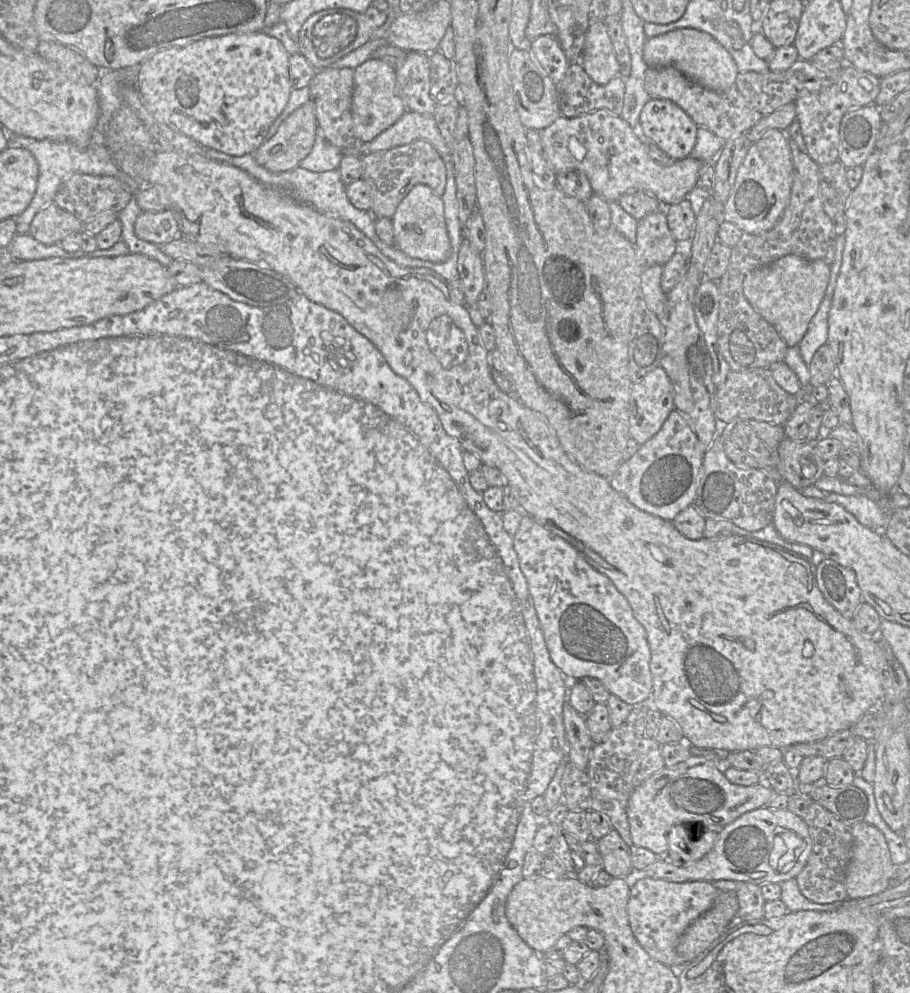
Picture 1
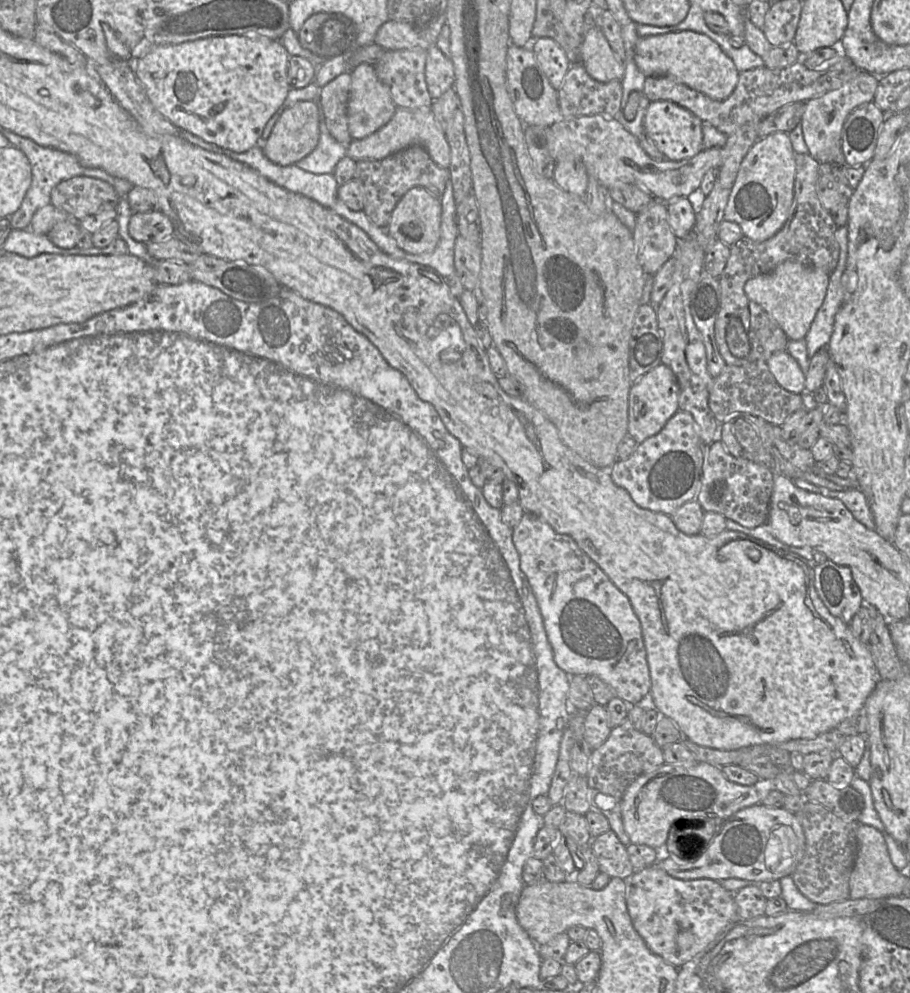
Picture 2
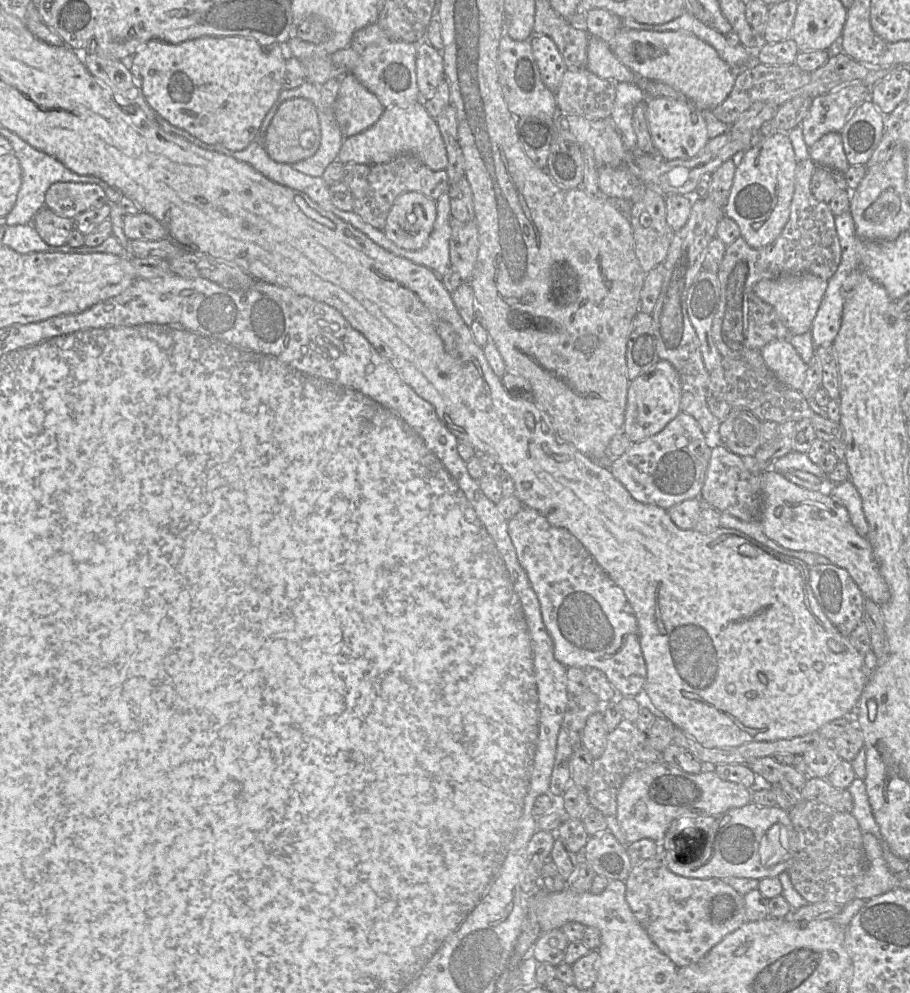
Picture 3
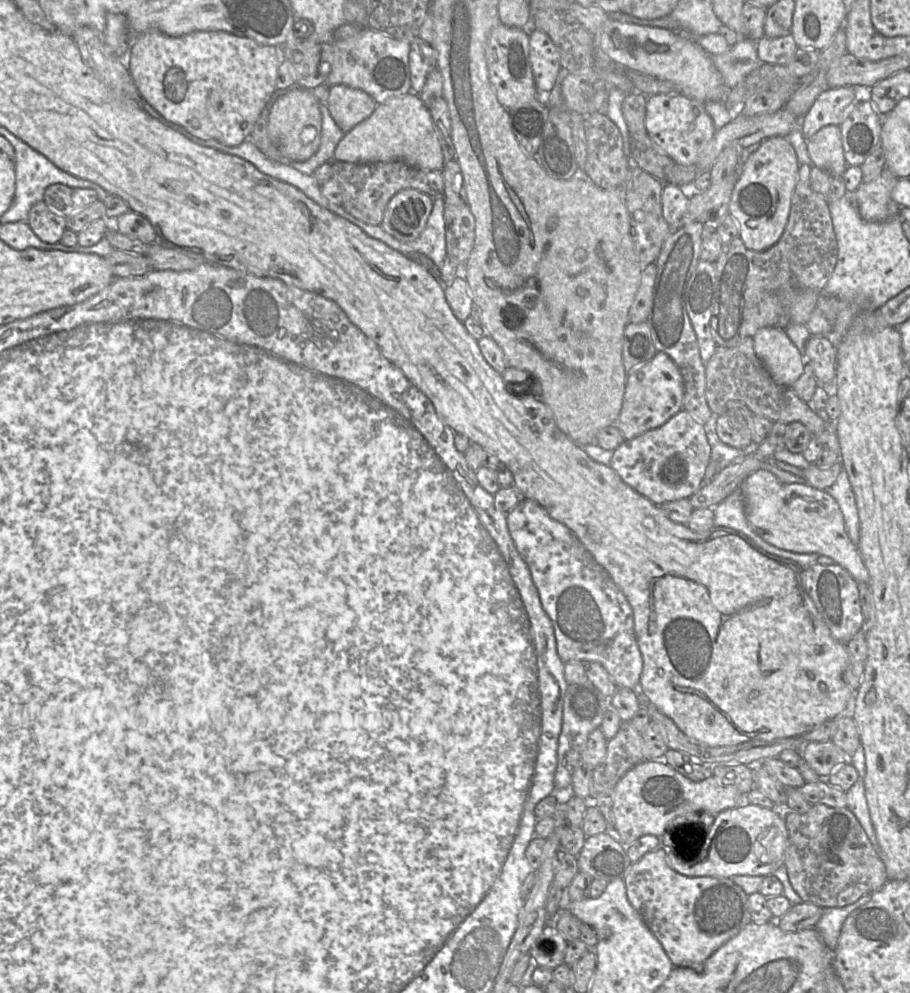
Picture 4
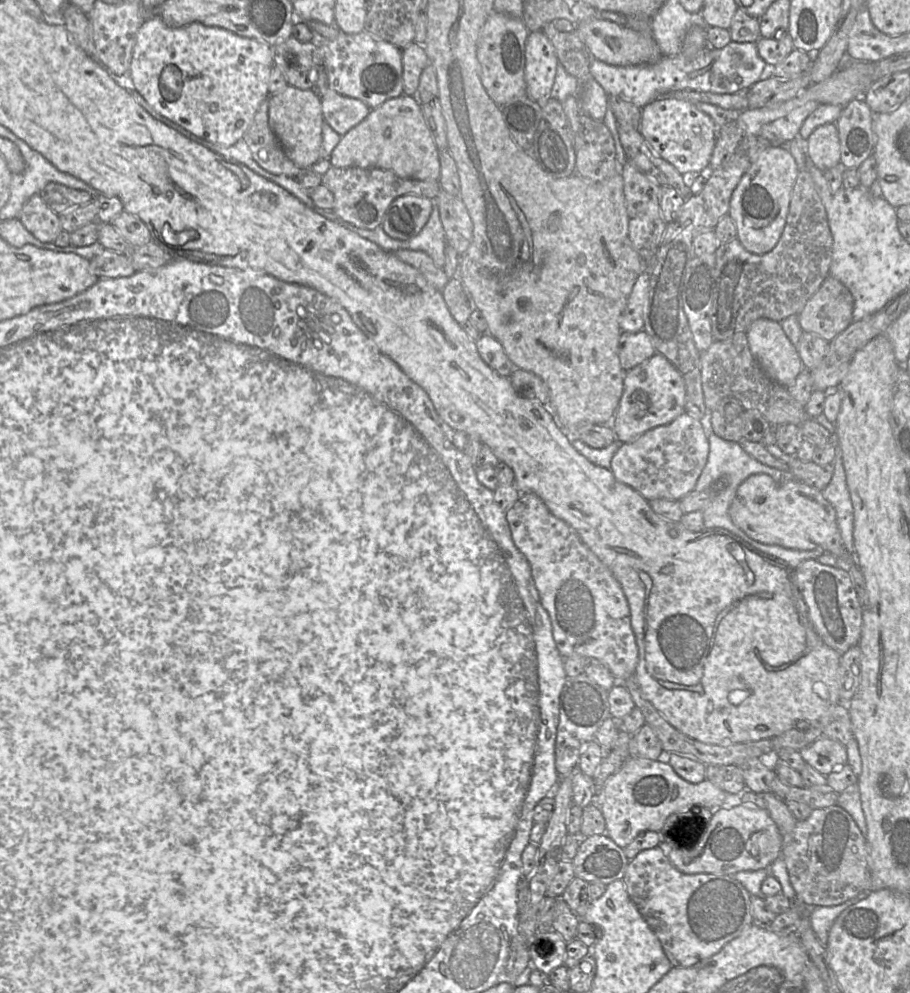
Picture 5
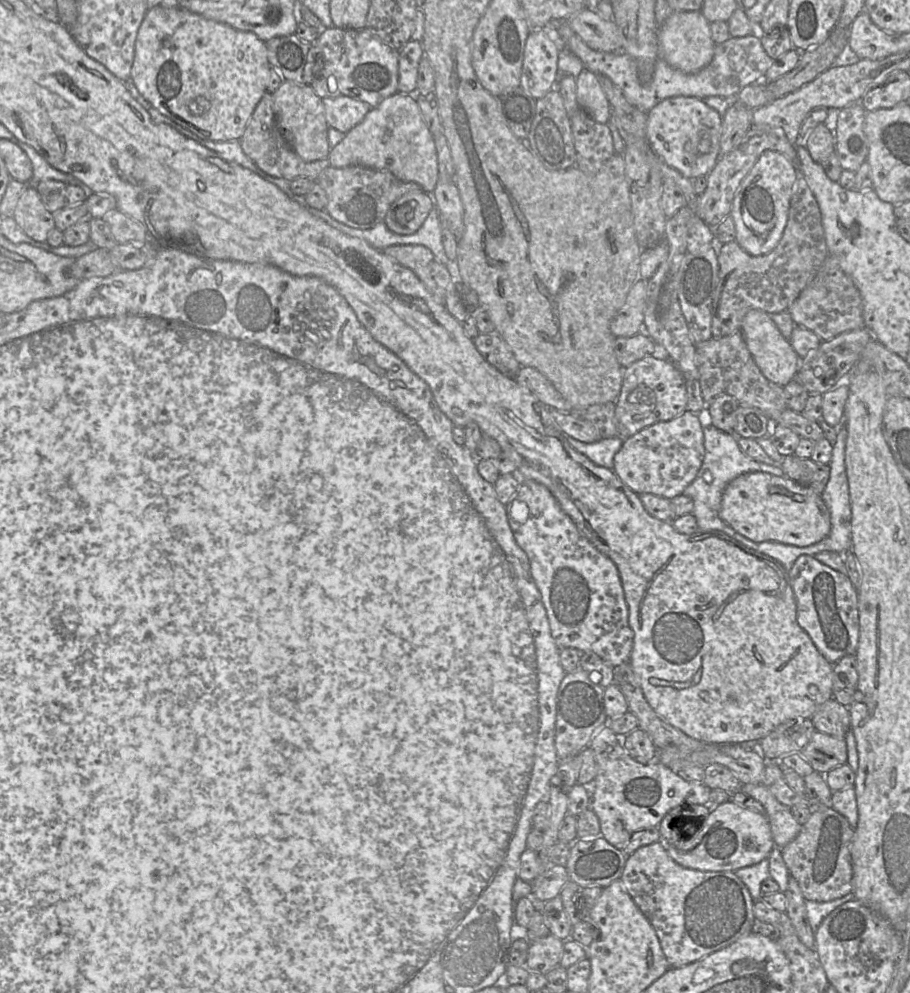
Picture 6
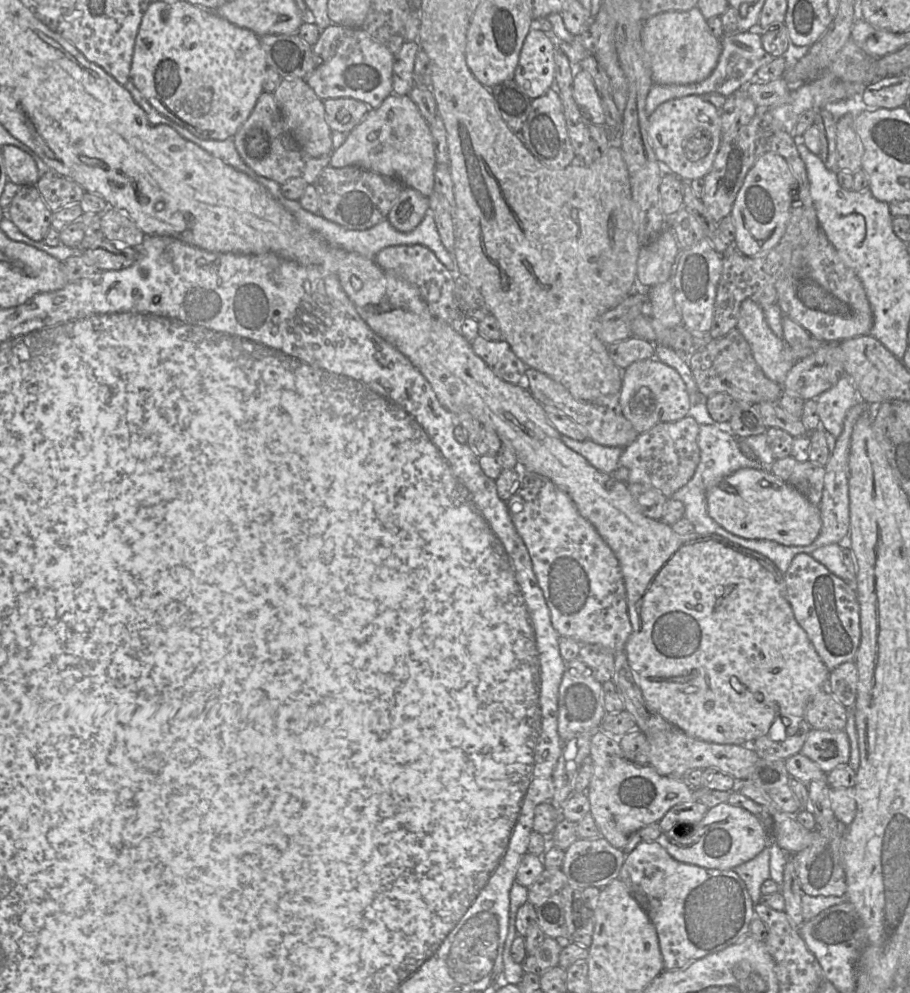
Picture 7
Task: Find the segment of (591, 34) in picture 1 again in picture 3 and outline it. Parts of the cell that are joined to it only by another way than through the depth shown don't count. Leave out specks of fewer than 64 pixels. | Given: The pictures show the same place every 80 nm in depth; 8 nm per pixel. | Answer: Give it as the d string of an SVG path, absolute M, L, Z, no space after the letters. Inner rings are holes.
M594 36L588 39L586 69L602 79L635 84L644 92L645 83L650 81L621 63L608 44Z

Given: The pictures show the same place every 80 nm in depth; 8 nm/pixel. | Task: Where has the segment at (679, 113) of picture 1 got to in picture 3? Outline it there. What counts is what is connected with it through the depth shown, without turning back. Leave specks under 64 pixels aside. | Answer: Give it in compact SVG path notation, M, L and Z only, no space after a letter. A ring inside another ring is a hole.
M649 98L646 102L646 119L656 153L663 159L693 158L709 140L703 110L687 99Z

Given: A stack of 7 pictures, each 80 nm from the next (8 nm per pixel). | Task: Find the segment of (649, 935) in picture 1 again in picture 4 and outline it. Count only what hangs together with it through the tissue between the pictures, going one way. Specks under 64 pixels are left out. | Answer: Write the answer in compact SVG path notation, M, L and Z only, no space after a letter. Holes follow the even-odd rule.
M661 846L632 863L624 877L624 883L628 901L661 943L674 967L692 968L702 972L705 961L752 921L748 895L731 878L682 875L671 868L667 850Z

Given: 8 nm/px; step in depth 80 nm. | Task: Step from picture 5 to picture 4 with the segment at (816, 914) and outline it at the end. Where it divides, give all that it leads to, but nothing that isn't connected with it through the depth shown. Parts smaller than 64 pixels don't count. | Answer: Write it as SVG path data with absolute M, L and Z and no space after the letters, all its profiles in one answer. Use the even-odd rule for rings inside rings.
M865 894L857 901L843 907L824 908L823 915L815 925L823 942L834 950L841 933L844 921L858 907L866 904L871 898L871 894Z

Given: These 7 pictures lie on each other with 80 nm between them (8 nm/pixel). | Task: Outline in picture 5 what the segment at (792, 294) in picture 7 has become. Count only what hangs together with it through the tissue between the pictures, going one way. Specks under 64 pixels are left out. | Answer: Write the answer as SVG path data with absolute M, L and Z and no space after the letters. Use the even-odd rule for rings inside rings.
M828 275L797 315L803 331L831 341L852 322L854 298L839 280Z

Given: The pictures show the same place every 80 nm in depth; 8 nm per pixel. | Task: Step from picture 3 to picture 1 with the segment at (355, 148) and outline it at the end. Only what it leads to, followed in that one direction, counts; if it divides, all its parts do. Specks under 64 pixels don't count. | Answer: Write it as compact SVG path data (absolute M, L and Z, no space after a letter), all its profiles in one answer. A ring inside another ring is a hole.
M406 111L392 126L381 132L373 140L362 144L362 155L411 143L423 139L430 142L445 158L450 151L440 134L433 115Z

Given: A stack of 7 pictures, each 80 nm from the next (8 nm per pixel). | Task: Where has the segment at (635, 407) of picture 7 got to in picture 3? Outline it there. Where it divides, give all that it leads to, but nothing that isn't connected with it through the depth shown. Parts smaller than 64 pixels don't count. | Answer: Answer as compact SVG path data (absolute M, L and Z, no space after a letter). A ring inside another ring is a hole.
M659 360L646 373L630 381L623 431L633 443L659 433L680 411L681 384L677 371L666 360Z

